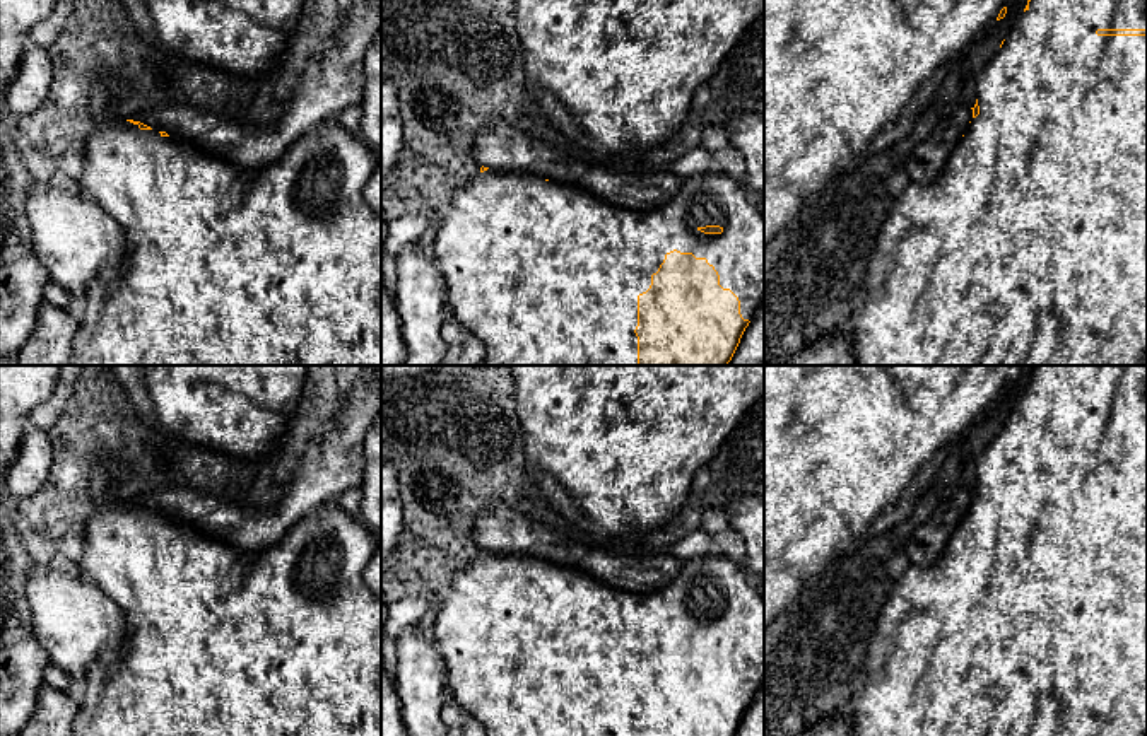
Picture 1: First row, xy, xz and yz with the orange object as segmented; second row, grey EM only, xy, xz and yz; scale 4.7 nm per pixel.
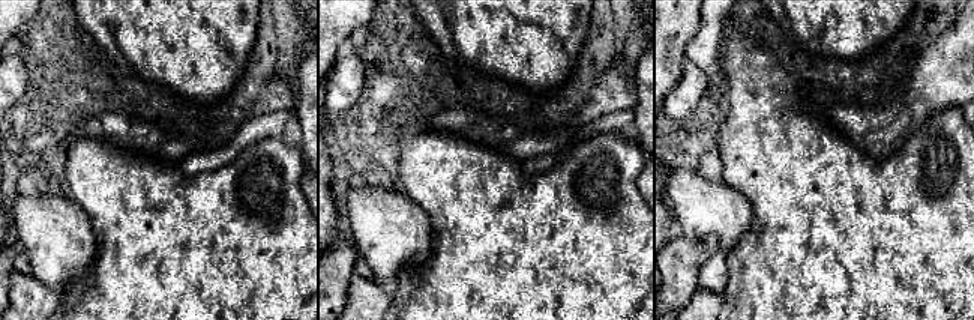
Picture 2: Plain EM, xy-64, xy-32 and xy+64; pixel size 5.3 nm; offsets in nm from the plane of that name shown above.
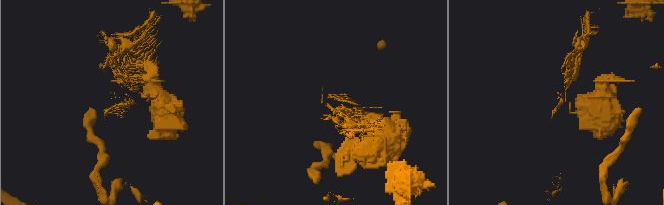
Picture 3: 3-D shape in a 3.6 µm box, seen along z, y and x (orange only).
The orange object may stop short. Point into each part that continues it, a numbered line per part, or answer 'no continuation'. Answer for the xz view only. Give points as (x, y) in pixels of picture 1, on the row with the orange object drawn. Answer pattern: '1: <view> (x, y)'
1: xz (544, 274)

